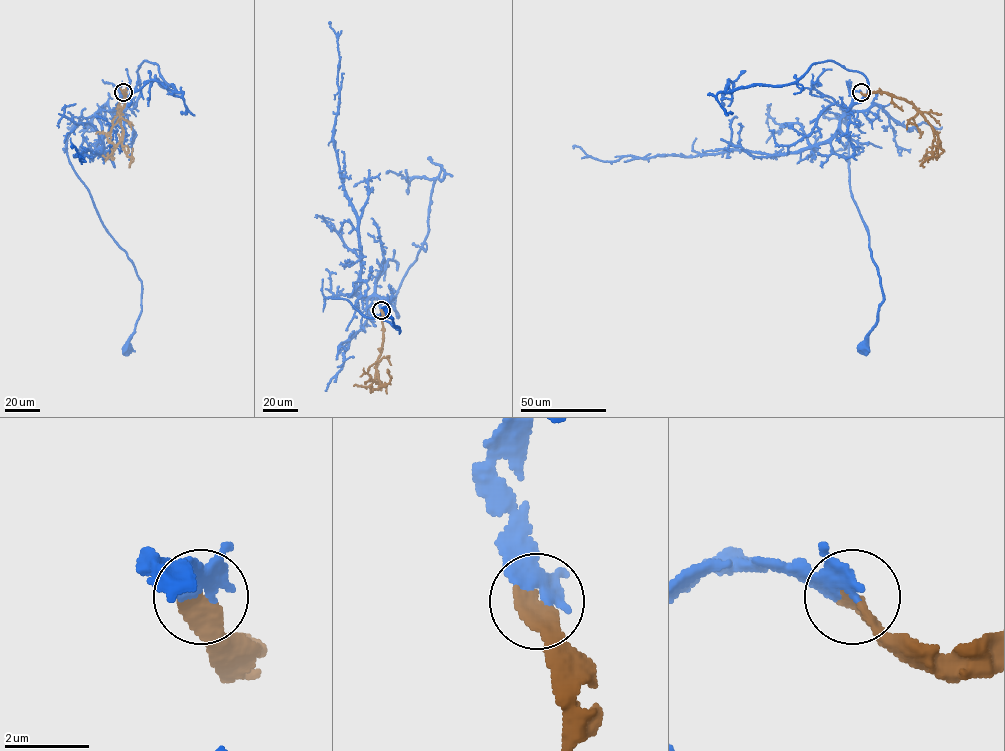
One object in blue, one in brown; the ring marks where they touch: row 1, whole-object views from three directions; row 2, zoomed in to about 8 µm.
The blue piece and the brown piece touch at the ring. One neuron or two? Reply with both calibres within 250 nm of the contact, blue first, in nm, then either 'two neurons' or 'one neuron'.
calibres 280 and 400 nm; one neuron

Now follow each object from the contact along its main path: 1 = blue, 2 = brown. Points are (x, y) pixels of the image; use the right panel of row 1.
1: (861, 92), (852, 93), (852, 101), (845, 114), (849, 184), (868, 235), (884, 301), (865, 348)
2: (861, 92), (888, 92), (903, 98), (924, 117), (939, 143), (937, 155), (928, 158), (923, 167)

